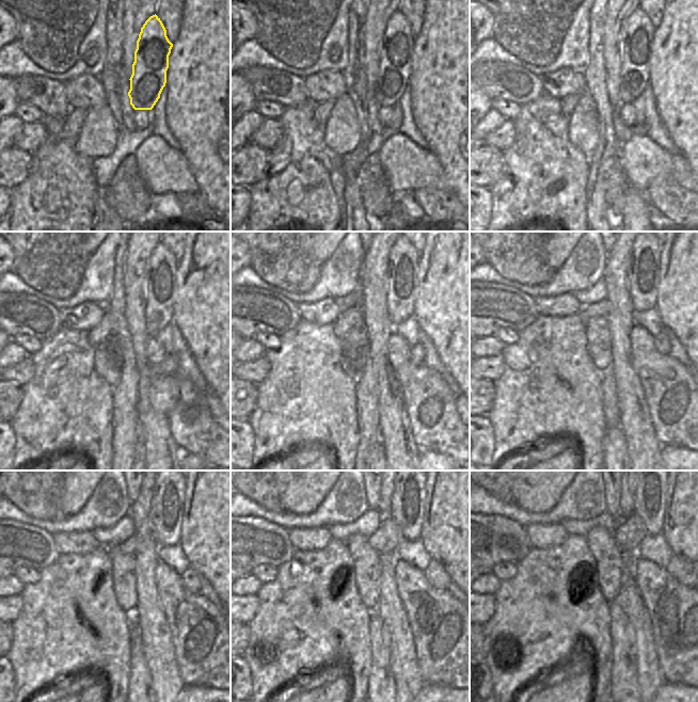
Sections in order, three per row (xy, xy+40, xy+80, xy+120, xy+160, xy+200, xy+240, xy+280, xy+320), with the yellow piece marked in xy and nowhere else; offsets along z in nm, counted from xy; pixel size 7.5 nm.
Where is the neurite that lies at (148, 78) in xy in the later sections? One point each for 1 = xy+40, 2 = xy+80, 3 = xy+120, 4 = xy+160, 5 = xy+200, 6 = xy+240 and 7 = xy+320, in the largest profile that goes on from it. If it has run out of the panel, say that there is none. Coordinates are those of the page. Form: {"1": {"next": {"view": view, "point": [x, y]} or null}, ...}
{"1": {"next": {"view": "xy+40", "point": [395, 54]}}, "2": {"next": {"view": "xy+80", "point": [636, 46]}}, "3": {"next": {"view": "xy+120", "point": [162, 266]}}, "4": {"next": {"view": "xy+160", "point": [402, 272]}}, "5": {"next": {"view": "xy+200", "point": [644, 266]}}, "6": {"next": {"view": "xy+240", "point": [167, 511]}}, "7": {"next": {"view": "xy+320", "point": [650, 494]}}}

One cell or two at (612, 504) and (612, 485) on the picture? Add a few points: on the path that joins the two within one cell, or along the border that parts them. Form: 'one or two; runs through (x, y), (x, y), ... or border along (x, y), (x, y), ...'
one; runs through (612, 499), (612, 490)

